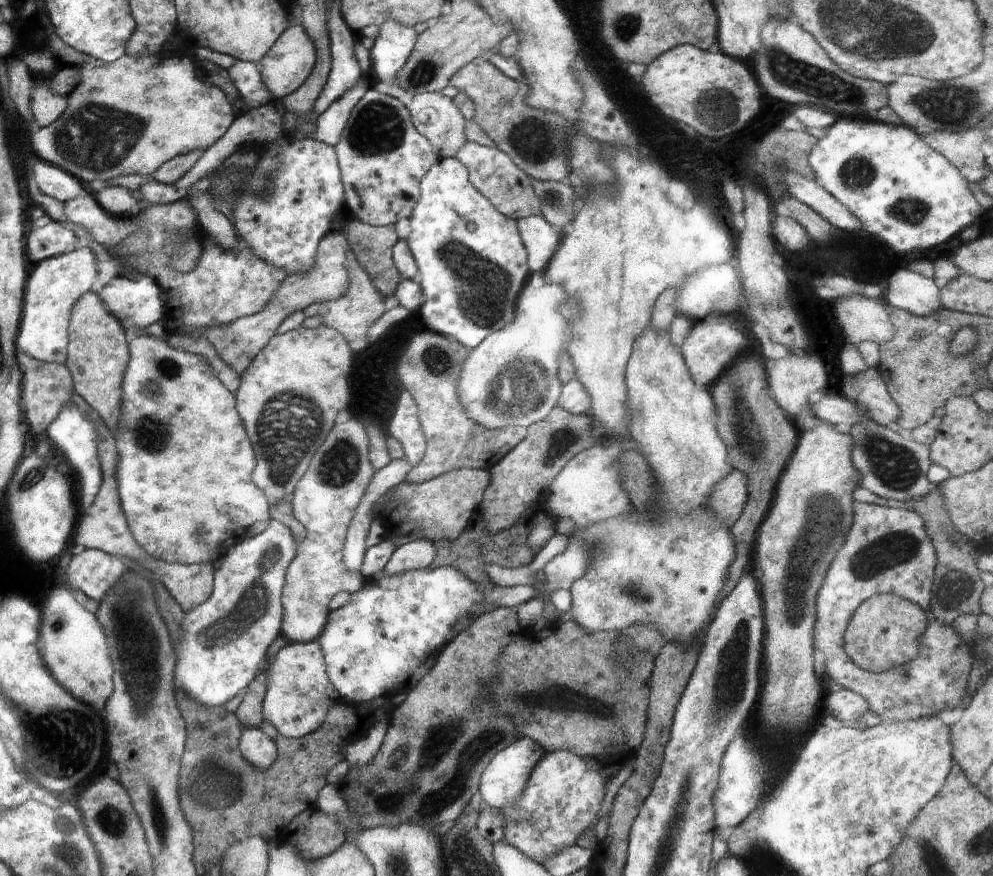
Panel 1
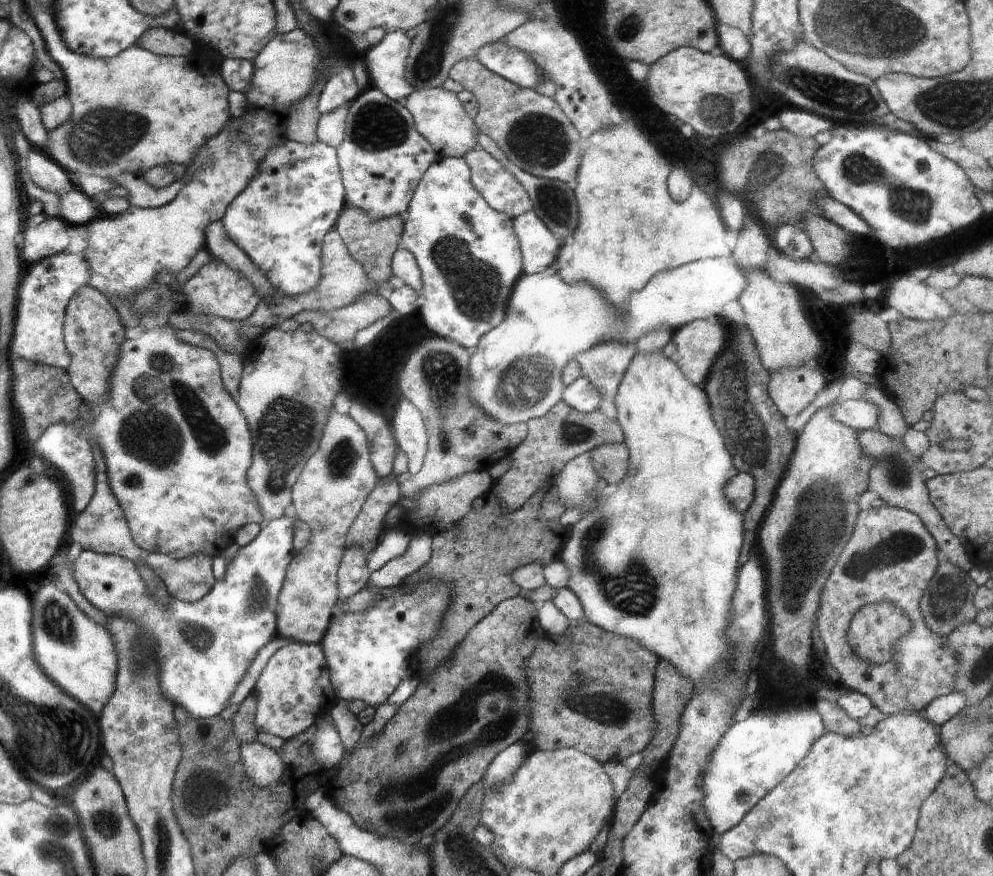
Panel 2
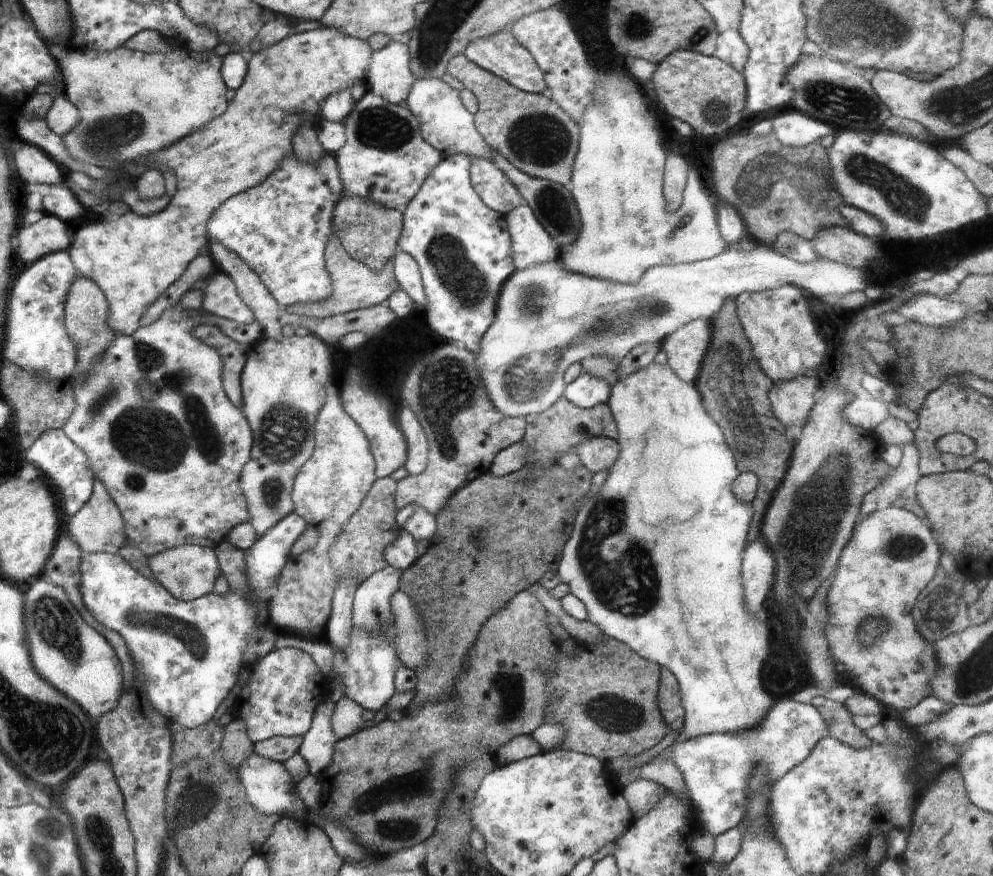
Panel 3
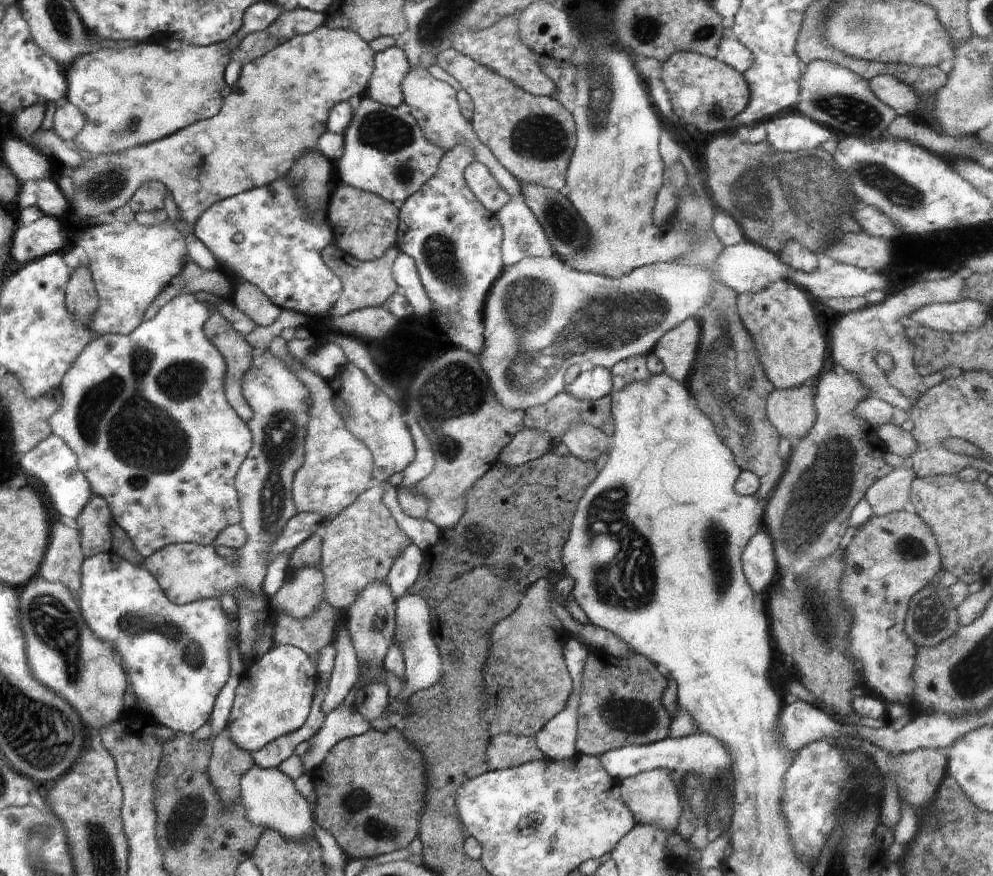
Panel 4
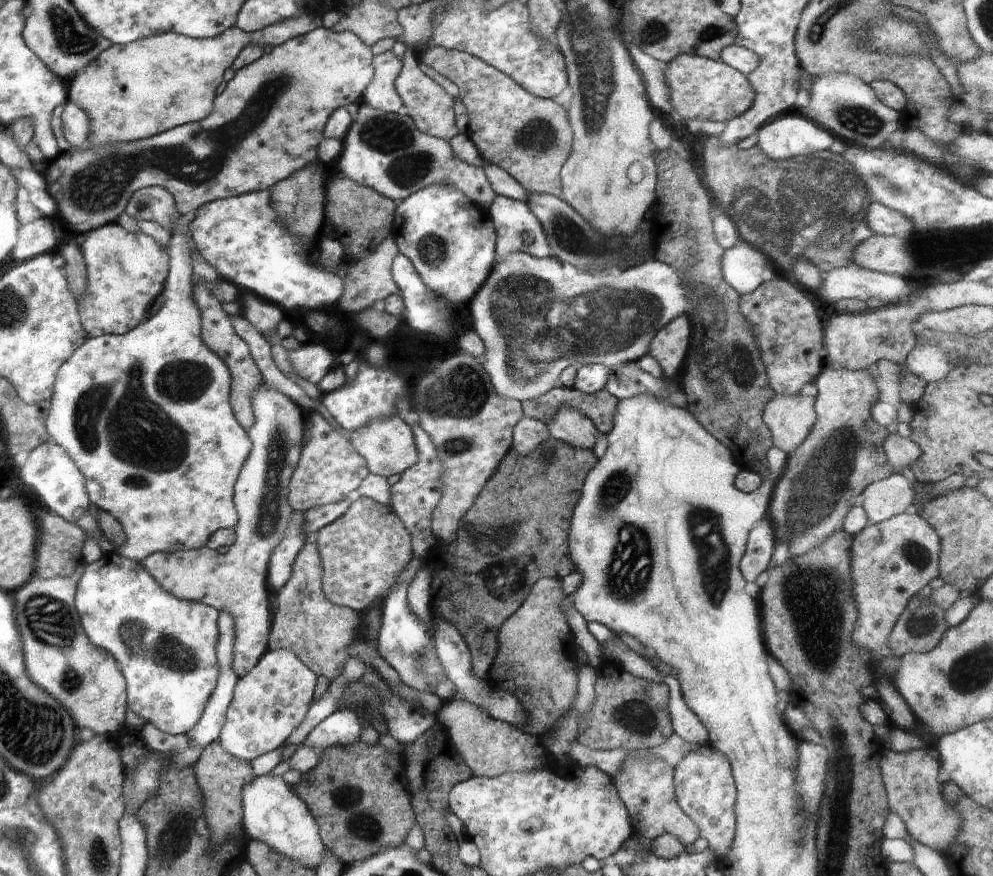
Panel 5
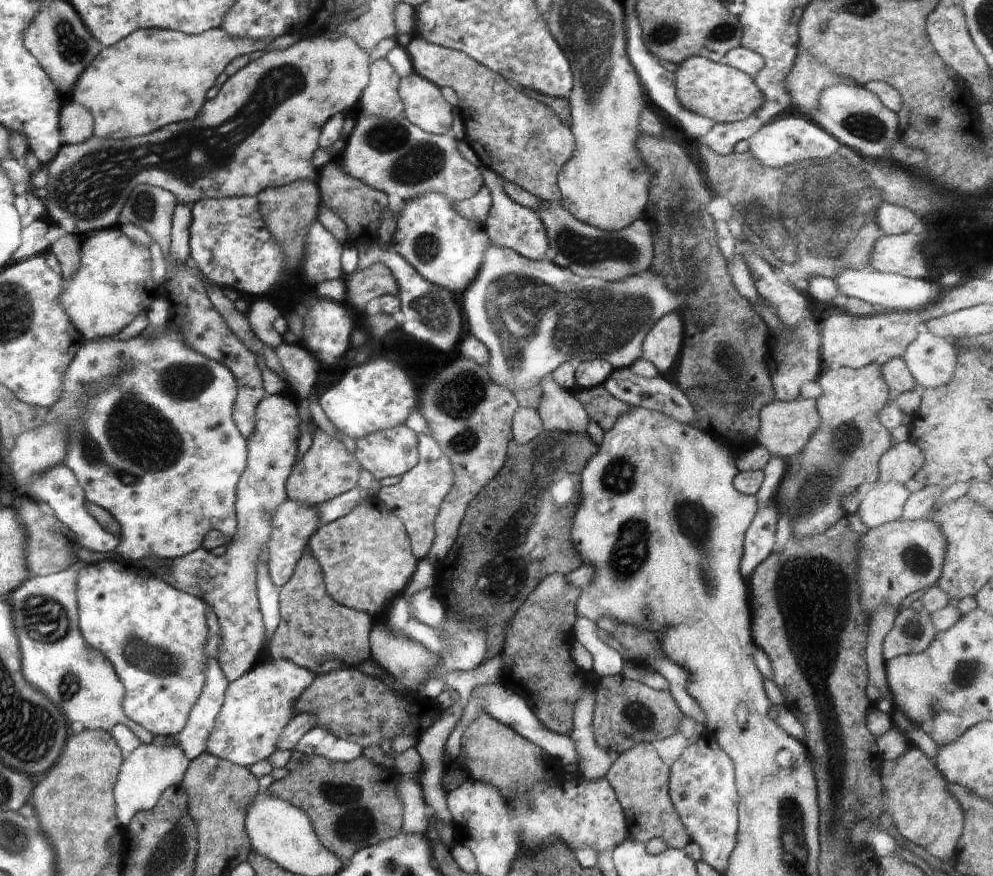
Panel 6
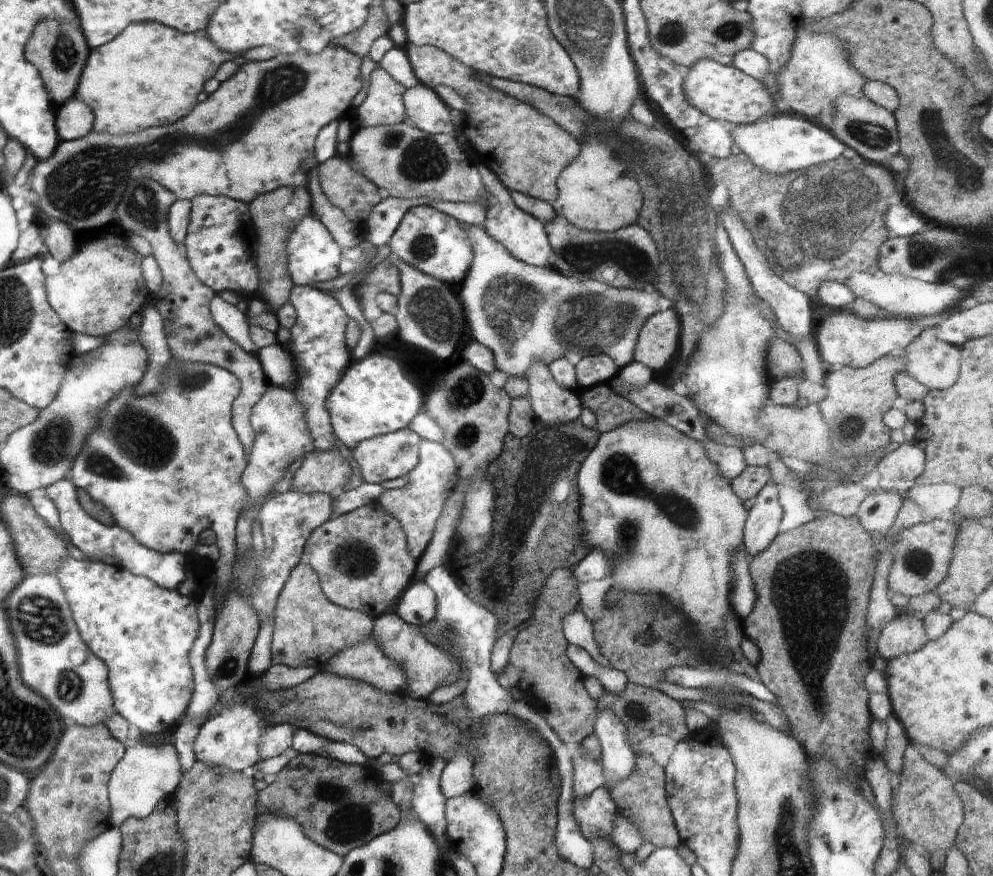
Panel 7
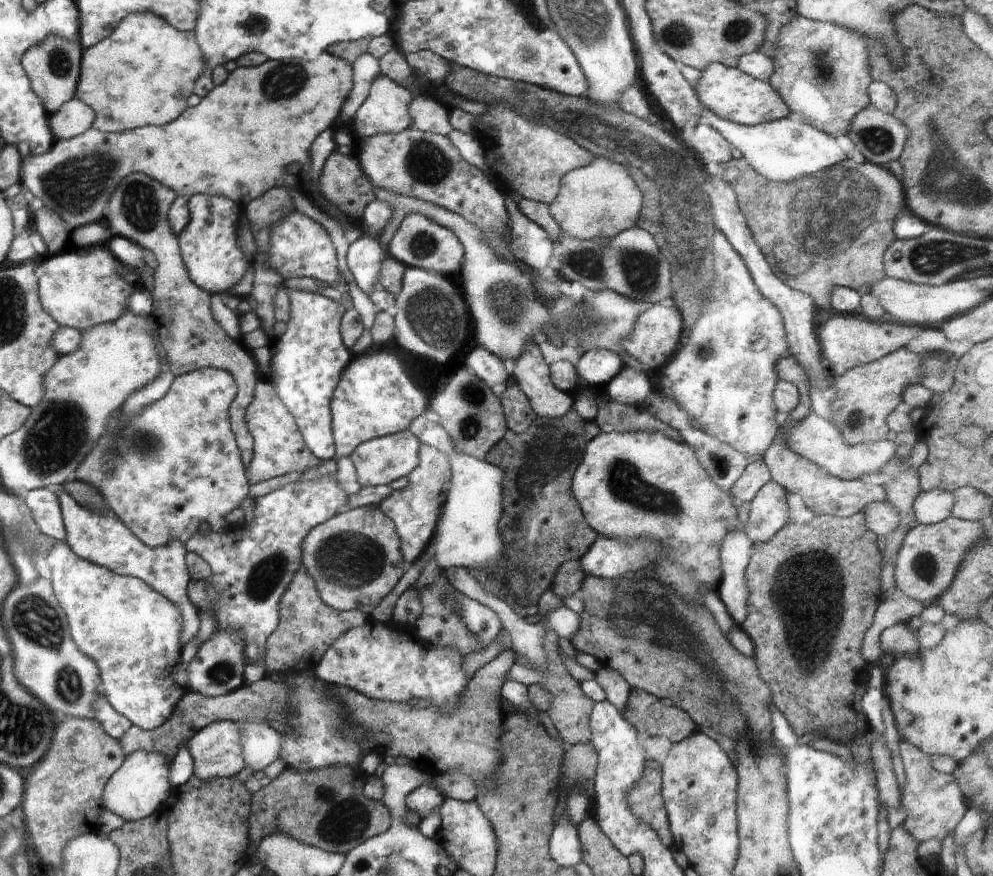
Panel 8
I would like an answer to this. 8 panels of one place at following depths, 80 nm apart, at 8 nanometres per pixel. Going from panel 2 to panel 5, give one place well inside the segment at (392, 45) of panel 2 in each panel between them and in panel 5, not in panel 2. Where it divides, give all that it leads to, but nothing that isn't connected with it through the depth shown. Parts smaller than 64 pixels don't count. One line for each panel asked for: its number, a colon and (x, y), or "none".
3: (388, 75)
4: (391, 65)
5: (381, 93)

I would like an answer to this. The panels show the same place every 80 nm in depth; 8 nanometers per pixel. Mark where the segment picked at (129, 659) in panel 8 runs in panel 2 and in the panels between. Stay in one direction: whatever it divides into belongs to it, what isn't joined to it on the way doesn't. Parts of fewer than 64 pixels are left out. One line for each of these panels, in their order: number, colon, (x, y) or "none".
2: (207, 646)
3: (189, 653)
4: (177, 657)
5: (166, 647)
6: (155, 636)
7: (144, 632)

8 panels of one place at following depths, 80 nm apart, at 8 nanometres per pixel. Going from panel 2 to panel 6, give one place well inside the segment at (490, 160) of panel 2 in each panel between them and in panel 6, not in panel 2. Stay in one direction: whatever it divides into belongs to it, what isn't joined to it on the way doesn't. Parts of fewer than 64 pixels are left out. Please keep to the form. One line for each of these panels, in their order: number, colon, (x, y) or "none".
3: (497, 191)
4: (481, 181)
5: (383, 151)
6: (396, 157)

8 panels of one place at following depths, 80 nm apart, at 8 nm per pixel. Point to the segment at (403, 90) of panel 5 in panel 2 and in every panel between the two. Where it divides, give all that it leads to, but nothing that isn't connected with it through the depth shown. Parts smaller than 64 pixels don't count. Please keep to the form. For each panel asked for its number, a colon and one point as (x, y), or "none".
2: (438, 116)
3: (444, 123)
4: (433, 103)

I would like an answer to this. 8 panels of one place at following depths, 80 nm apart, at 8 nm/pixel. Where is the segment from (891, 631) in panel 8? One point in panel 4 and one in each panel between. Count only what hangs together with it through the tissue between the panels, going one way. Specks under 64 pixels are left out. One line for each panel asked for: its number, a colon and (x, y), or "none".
4: (931, 617)
5: (921, 626)
6: (912, 632)
7: (904, 634)

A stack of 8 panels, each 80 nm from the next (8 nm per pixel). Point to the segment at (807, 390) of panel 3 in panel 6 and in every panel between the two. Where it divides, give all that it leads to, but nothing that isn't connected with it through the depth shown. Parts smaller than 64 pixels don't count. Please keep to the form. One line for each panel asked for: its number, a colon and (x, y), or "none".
4: (792, 411)
5: (789, 417)
6: (785, 426)

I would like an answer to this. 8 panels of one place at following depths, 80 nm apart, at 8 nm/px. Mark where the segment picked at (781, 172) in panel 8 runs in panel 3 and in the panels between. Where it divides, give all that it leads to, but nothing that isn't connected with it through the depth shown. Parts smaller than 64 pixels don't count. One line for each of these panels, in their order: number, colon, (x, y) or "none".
3: (793, 129)
4: (792, 132)
5: (789, 136)
6: (788, 140)
7: (783, 143)

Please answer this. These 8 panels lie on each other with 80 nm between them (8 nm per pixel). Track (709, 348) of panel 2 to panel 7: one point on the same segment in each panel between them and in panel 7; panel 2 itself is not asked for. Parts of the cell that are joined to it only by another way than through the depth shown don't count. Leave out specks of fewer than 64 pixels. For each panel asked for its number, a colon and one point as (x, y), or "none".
3: (685, 348)
4: (676, 349)
5: (669, 346)
6: (661, 345)
7: (659, 336)

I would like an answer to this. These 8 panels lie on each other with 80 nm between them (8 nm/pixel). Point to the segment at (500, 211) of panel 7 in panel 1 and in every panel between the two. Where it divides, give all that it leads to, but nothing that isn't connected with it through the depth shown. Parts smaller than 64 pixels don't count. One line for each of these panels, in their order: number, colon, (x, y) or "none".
1: (541, 241)
2: (539, 247)
3: (532, 245)
4: (523, 236)
5: (518, 230)
6: (510, 225)

